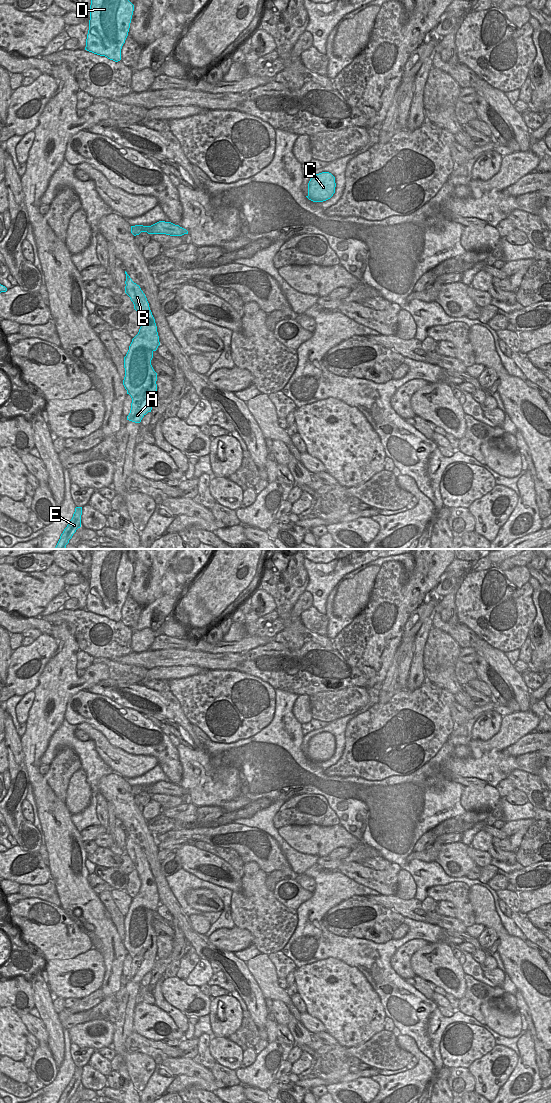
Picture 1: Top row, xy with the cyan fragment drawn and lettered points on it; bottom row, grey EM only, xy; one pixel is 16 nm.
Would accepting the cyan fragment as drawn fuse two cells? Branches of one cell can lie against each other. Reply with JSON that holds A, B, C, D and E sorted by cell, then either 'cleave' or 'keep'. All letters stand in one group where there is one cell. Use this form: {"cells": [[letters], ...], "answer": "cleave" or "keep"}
{"cells": [["A", "B", "C", "D", "E"]], "answer": "keep"}

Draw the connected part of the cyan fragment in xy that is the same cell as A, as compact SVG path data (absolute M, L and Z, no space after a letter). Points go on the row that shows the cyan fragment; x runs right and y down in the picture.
M126 274L125 293L134 304L141 321L138 334L132 339L129 350L124 357L125 377L123 385L132 398L131 410L127 420L140 423L151 412L157 400L157 373L151 360L153 352L160 345L155 319L149 303L140 286Z

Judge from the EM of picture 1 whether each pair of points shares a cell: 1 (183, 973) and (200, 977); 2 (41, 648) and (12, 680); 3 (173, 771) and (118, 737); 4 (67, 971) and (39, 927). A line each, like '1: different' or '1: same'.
1: different
2: same
3: same
4: different

